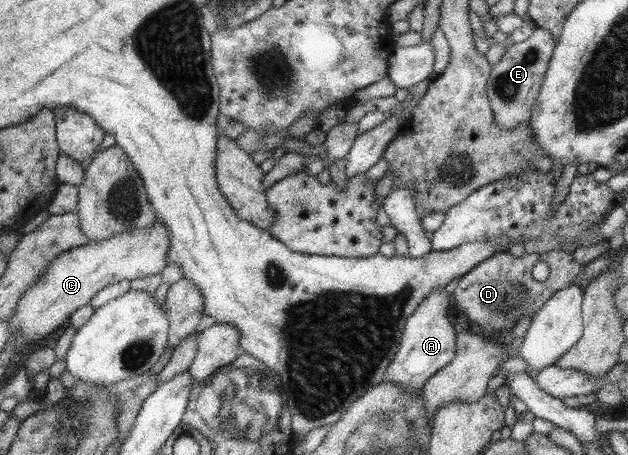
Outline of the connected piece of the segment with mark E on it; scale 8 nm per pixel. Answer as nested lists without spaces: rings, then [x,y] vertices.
[[[536,27],[527,40],[508,46],[498,64],[490,69],[490,76],[486,81],[486,94],[493,111],[493,121],[501,129],[513,129],[521,123],[529,122],[531,107],[541,87],[541,80],[547,71],[555,44],[547,30]]]

